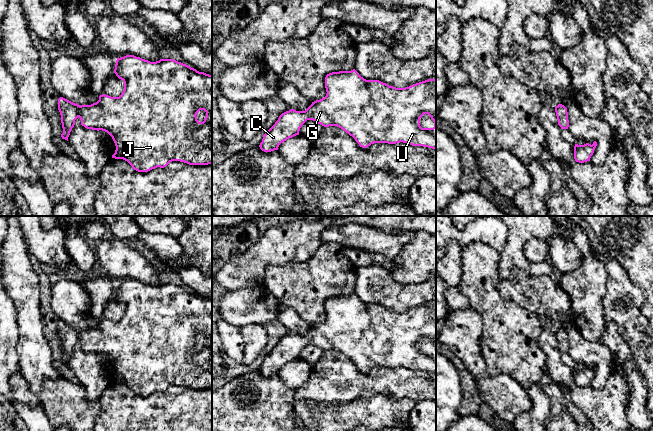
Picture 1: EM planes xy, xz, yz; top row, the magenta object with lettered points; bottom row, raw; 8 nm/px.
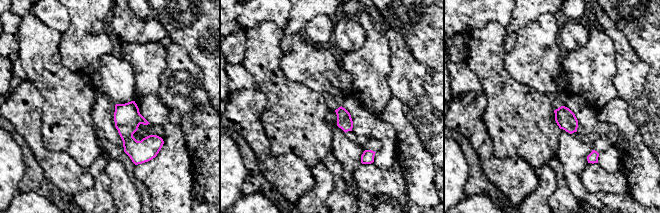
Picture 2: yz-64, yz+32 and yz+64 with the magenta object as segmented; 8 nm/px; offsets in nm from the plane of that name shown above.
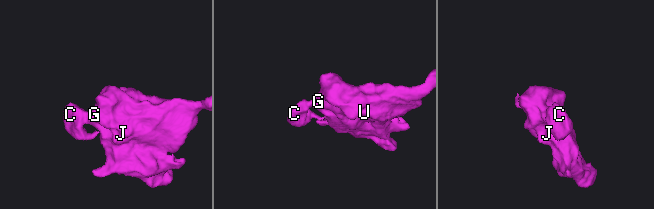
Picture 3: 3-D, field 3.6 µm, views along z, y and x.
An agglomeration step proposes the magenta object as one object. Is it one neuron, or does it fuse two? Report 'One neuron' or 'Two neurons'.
One neuron

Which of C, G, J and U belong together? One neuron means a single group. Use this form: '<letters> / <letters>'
C G J U

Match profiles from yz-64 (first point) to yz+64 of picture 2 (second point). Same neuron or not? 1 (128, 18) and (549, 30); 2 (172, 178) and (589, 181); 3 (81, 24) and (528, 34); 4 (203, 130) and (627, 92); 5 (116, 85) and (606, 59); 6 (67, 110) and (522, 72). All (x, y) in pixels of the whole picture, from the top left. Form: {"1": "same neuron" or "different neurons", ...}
{"1": "different neurons", "2": "same neuron", "3": "different neurons", "4": "same neuron", "5": "different neurons", "6": "different neurons"}

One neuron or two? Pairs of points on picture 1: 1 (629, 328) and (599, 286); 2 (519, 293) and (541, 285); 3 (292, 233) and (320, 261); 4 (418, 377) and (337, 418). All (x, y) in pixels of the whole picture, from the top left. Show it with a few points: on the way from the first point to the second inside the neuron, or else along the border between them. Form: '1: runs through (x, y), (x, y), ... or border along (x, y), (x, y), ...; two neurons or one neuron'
1: border along (605, 270), (607, 285), (602, 300), (605, 318); two neurons
2: runs through (524, 291), (536, 290); one neuron
3: border along (321, 244), (308, 259), (291, 262); two neurons
4: border along (358, 396), (385, 395), (390, 398), (404, 398); two neurons

